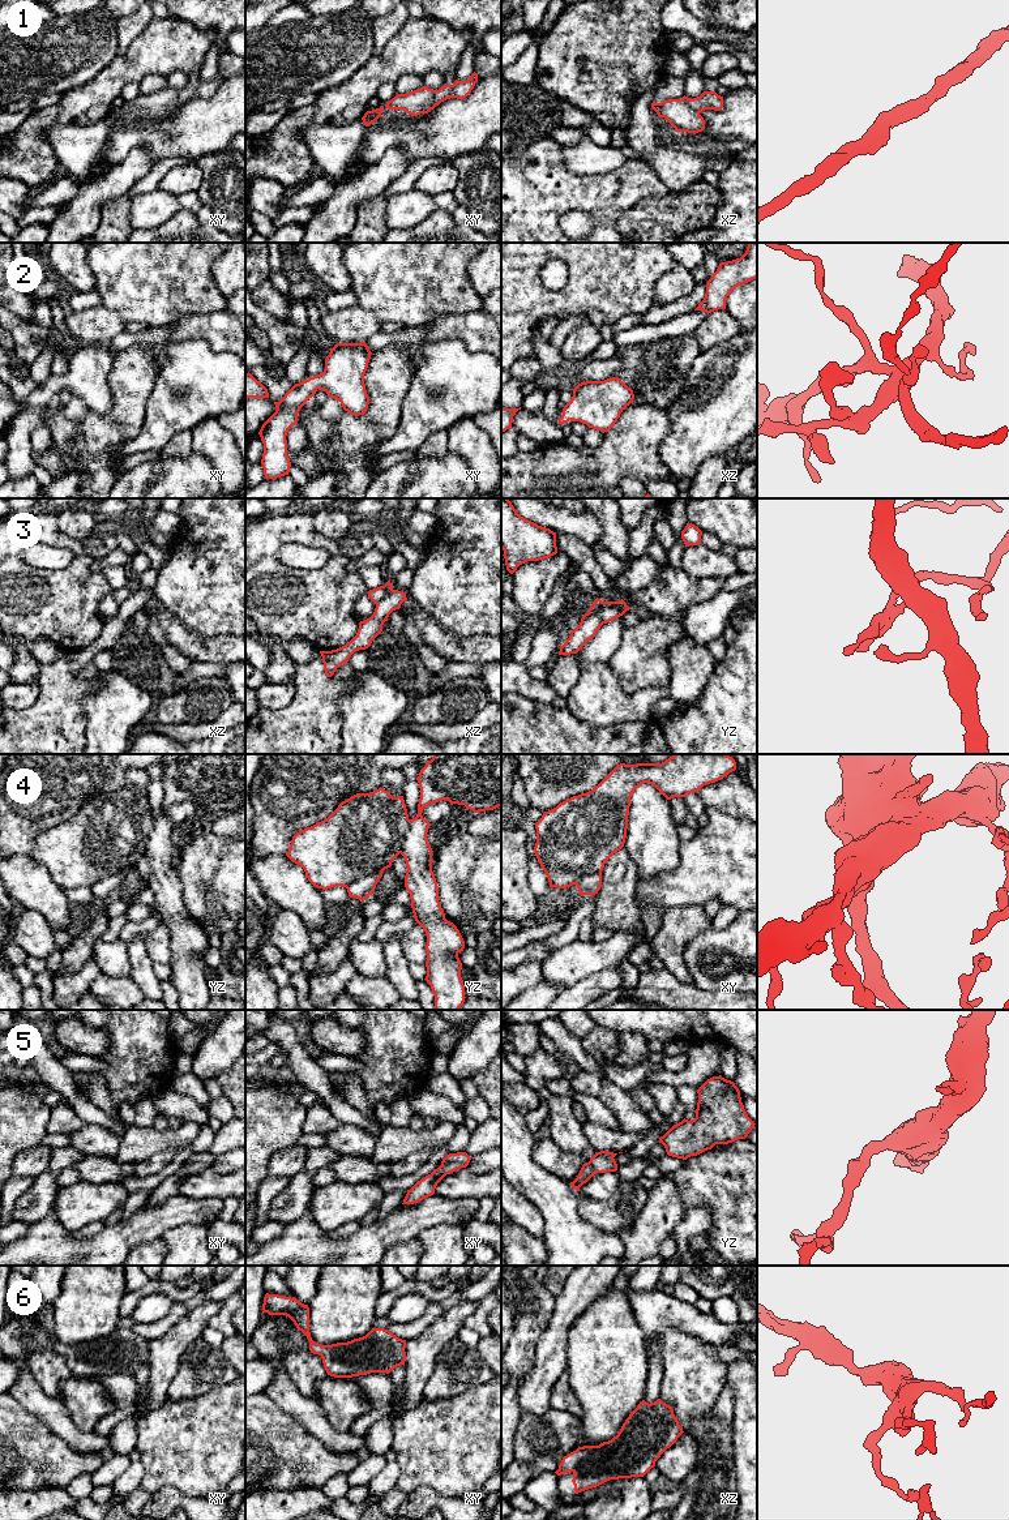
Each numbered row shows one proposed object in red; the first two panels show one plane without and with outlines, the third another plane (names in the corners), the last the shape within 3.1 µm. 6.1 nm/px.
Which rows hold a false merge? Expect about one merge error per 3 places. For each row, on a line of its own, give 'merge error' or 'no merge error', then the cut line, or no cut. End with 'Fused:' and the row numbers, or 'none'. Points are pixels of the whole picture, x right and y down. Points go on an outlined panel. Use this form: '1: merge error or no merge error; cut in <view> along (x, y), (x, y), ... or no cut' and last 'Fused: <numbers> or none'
1: no merge error; no cut
2: no merge error; no cut
3: merge error; cut in yz along (602, 602), (598, 615), (605, 623)
4: merge error; cut in yz along (381, 870), (358, 877), (346, 887)
5: no merge error; no cut
6: no merge error; no cut
Fused: 3, 4

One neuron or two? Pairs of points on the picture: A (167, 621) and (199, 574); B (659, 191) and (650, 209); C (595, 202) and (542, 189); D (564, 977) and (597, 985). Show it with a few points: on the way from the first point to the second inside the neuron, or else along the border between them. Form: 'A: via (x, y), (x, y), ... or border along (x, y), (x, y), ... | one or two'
A: border along (162, 604), (193, 634) | two
B: border along (670, 192), (659, 198), (642, 198), (627, 210) | two
C: via (582, 192), (555, 189) | one
D: border along (607, 970), (599, 970), (585, 976), (561, 990) | two

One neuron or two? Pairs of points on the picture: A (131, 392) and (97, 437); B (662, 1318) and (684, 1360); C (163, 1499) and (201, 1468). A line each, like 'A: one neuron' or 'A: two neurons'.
A: one neuron
B: two neurons
C: two neurons

